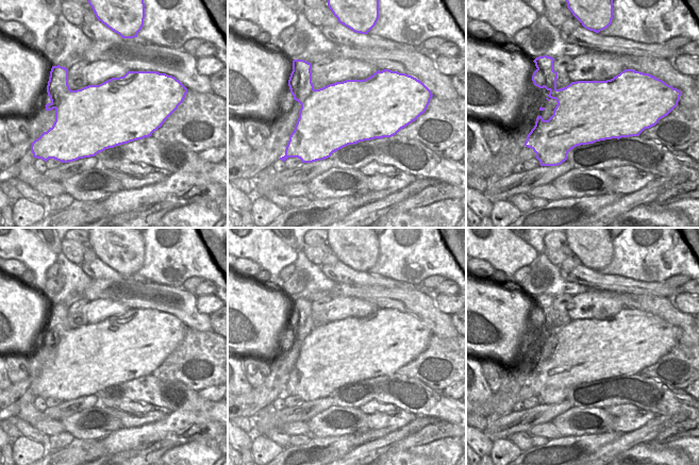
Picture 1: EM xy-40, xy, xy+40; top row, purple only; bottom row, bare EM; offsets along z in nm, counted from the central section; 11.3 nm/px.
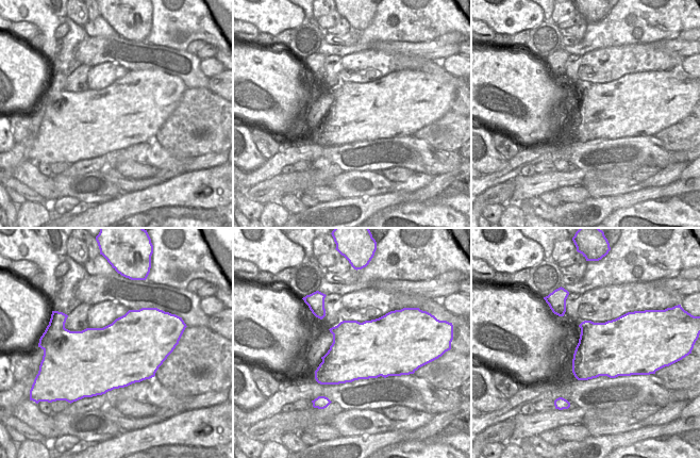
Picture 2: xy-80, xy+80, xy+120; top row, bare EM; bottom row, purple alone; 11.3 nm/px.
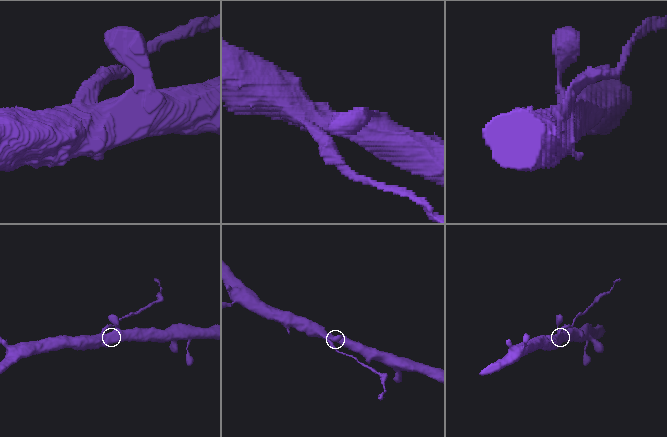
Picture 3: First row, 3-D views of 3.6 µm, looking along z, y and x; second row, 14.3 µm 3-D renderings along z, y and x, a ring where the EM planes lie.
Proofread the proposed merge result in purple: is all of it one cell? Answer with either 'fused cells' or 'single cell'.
fused cells

